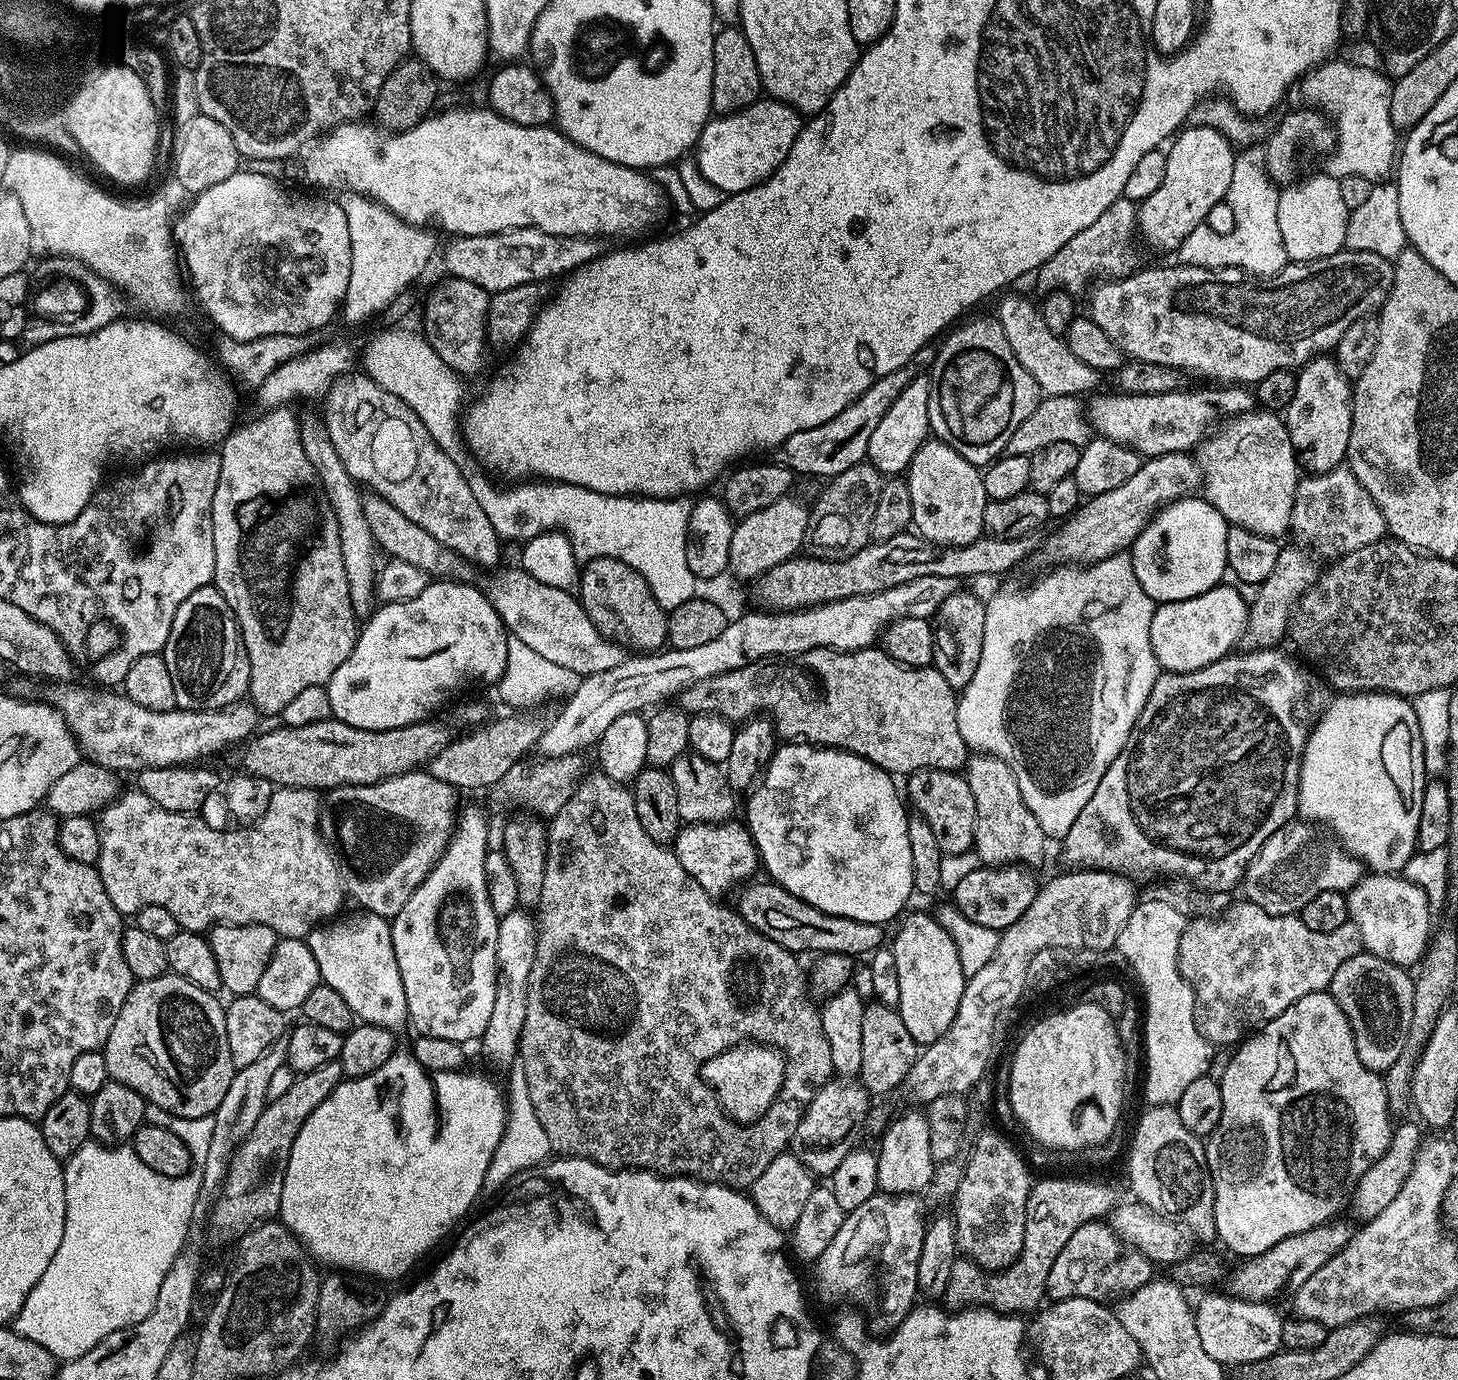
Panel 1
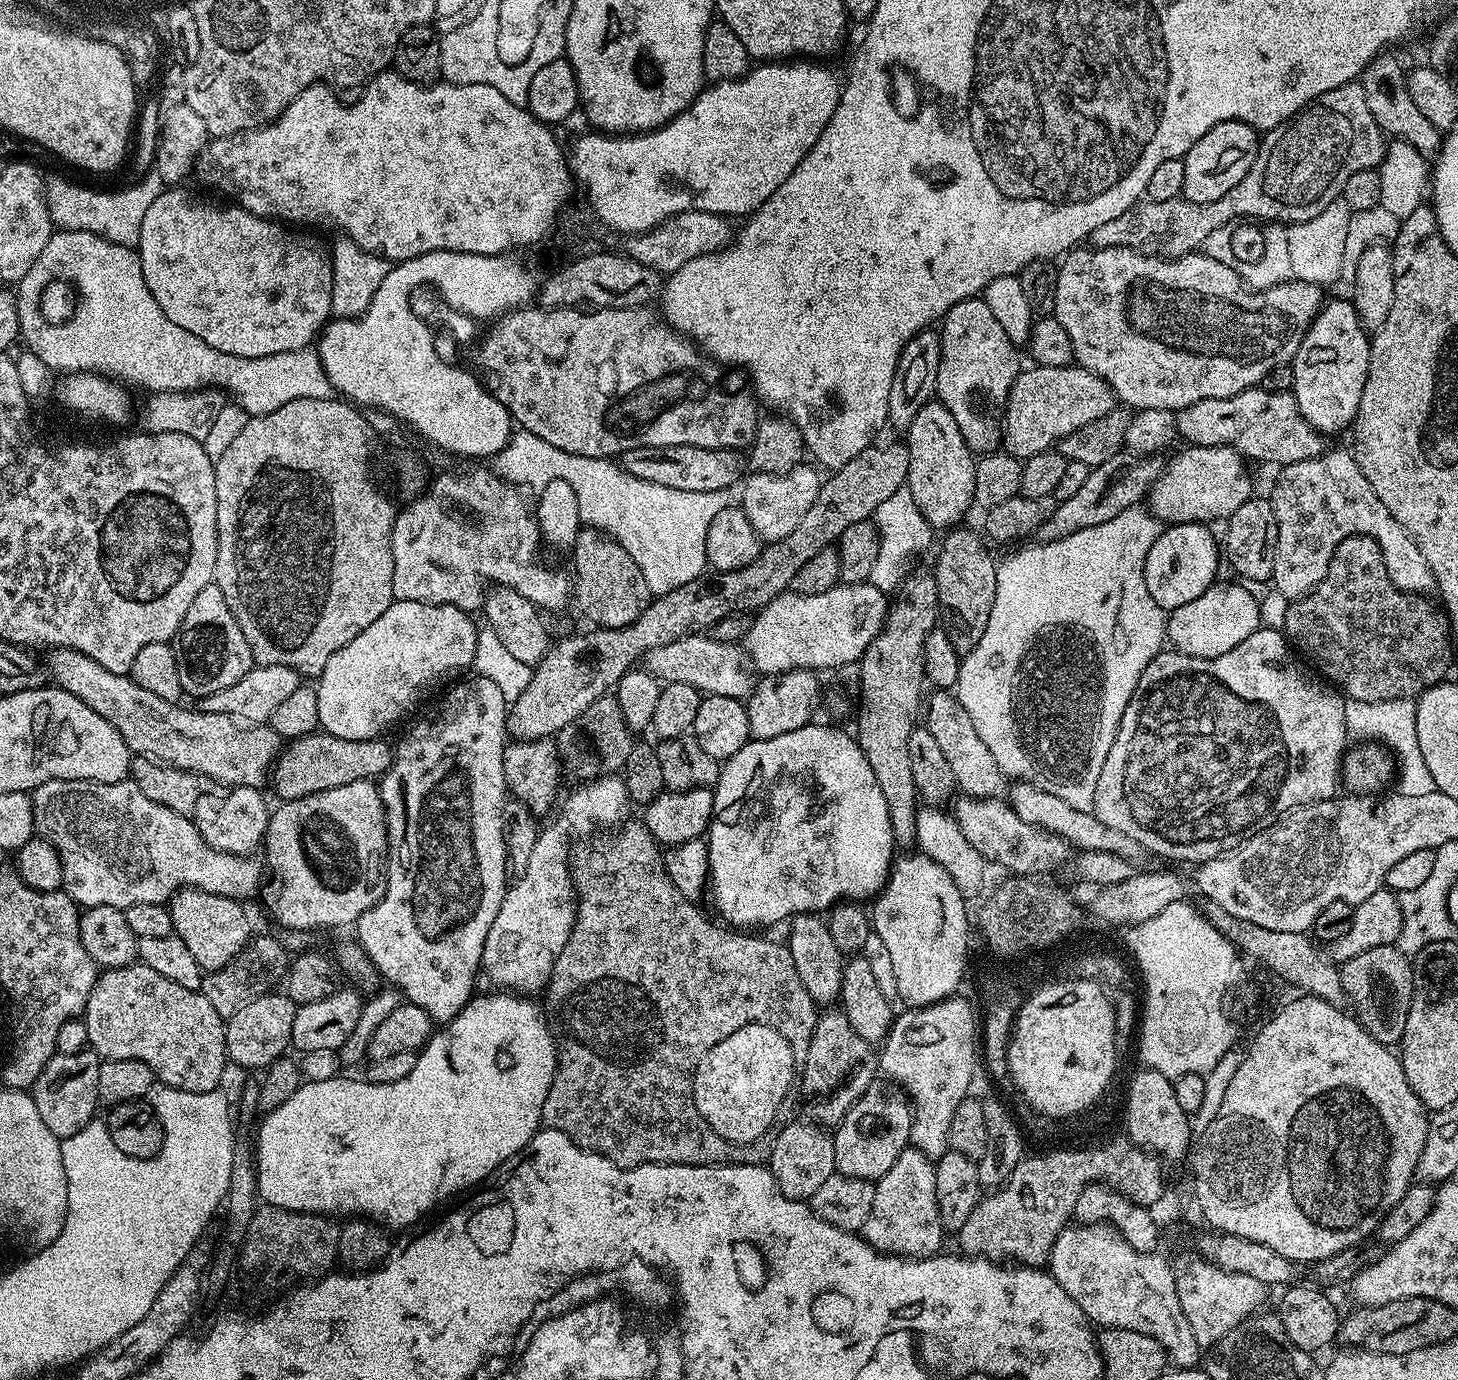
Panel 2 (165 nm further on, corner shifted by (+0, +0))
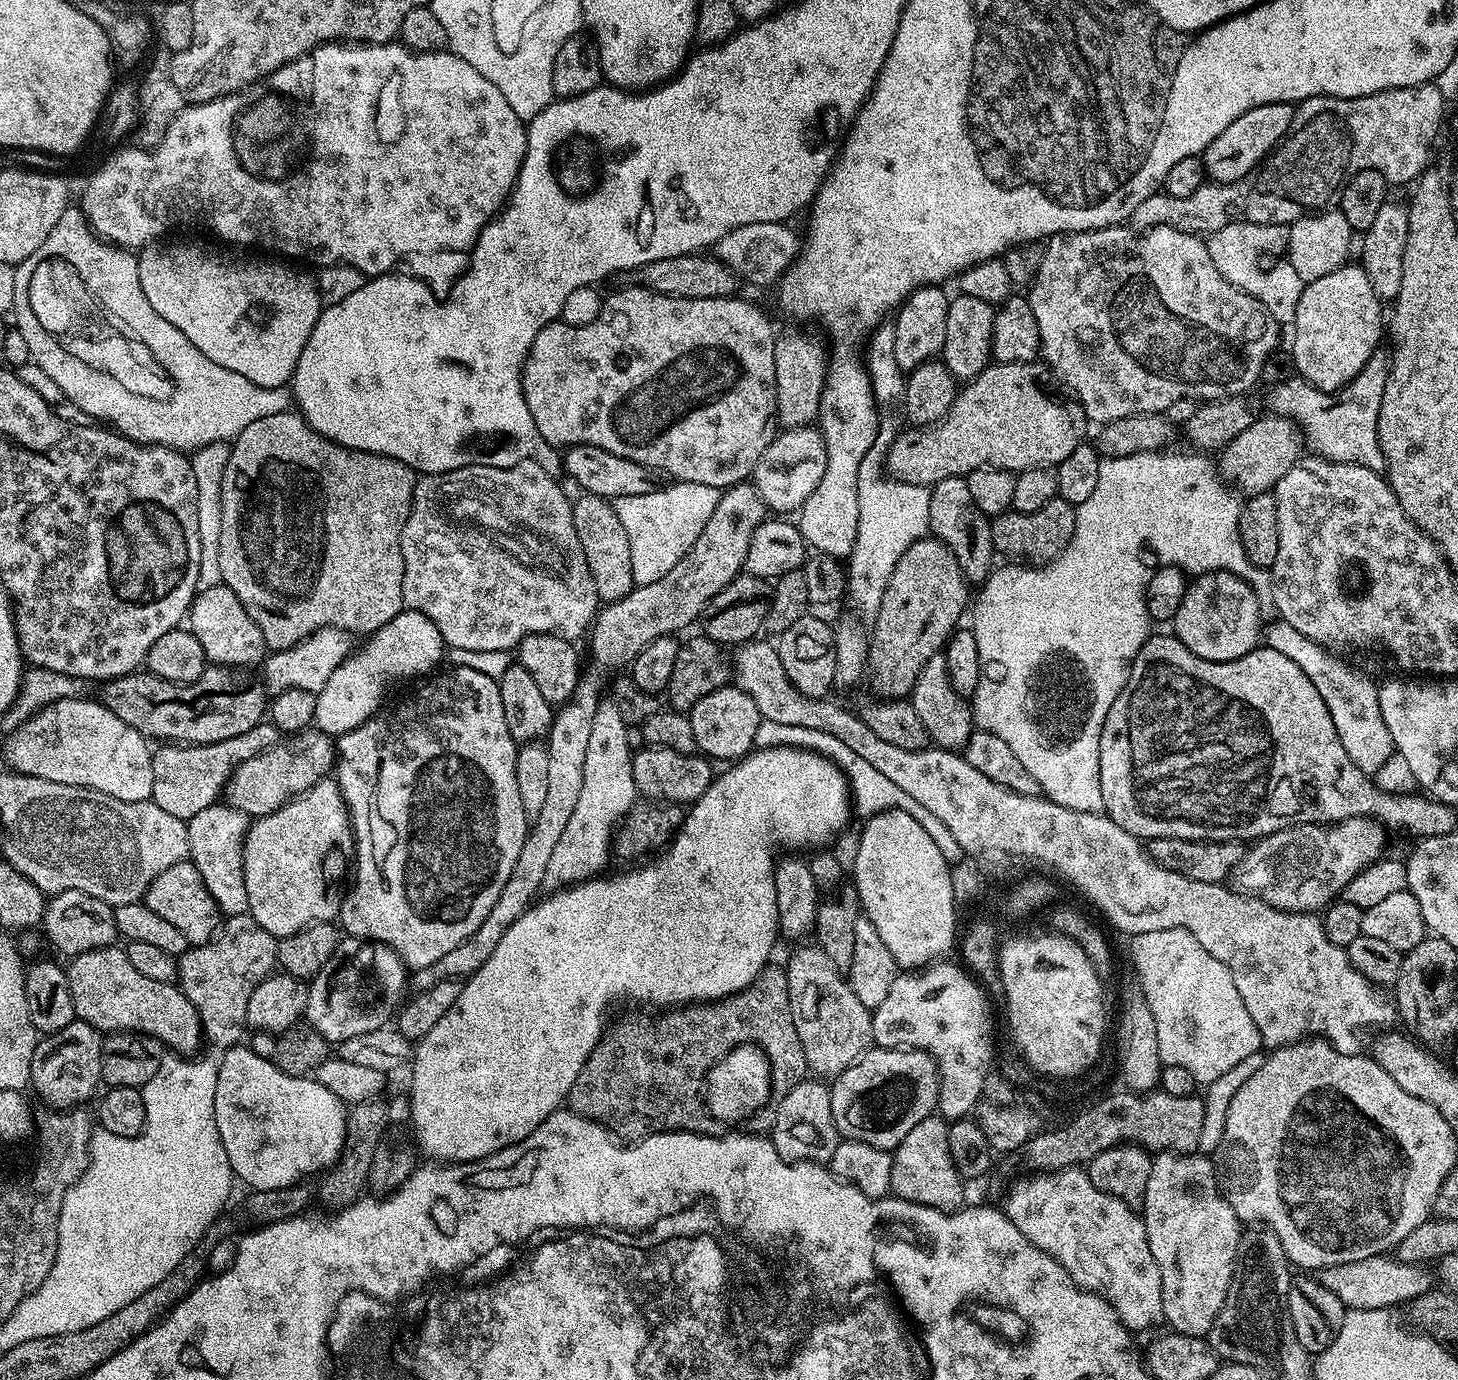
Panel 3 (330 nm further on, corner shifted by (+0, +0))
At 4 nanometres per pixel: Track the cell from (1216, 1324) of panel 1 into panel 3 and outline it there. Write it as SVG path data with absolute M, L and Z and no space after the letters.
M1204 1154L1153 1155L1142 1205L1146 1242L1158 1262L1164 1320L1171 1331L1187 1336L1207 1337L1214 1326L1236 1270L1242 1235L1242 1222L1218 1187L1217 1165L1208 1160Z

